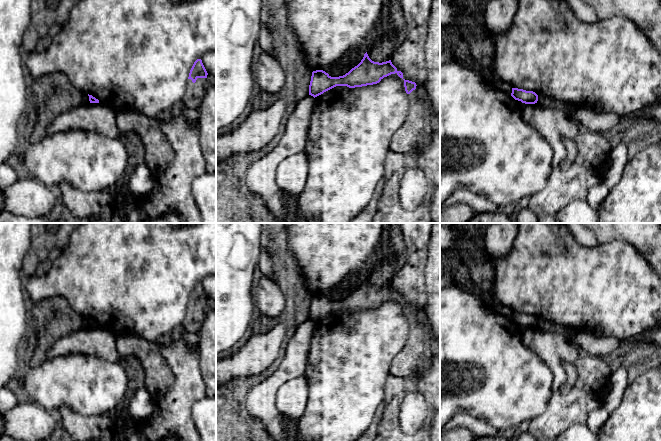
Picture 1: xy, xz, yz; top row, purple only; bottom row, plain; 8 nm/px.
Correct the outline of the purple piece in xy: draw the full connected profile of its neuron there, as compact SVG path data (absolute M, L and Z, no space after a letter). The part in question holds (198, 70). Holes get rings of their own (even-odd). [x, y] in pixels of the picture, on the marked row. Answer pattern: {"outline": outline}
{"outline": "M197 59L189 73L186 93L180 103L181 109L199 109L208 86L207 75L202 60Z"}

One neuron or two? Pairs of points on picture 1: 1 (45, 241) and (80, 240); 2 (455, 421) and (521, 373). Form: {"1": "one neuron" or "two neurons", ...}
{"1": "two neurons", "2": "two neurons"}

